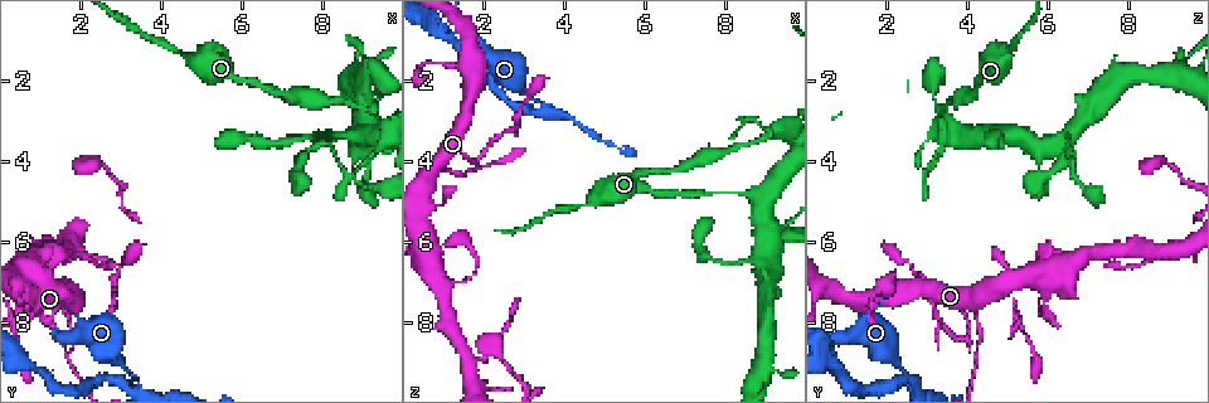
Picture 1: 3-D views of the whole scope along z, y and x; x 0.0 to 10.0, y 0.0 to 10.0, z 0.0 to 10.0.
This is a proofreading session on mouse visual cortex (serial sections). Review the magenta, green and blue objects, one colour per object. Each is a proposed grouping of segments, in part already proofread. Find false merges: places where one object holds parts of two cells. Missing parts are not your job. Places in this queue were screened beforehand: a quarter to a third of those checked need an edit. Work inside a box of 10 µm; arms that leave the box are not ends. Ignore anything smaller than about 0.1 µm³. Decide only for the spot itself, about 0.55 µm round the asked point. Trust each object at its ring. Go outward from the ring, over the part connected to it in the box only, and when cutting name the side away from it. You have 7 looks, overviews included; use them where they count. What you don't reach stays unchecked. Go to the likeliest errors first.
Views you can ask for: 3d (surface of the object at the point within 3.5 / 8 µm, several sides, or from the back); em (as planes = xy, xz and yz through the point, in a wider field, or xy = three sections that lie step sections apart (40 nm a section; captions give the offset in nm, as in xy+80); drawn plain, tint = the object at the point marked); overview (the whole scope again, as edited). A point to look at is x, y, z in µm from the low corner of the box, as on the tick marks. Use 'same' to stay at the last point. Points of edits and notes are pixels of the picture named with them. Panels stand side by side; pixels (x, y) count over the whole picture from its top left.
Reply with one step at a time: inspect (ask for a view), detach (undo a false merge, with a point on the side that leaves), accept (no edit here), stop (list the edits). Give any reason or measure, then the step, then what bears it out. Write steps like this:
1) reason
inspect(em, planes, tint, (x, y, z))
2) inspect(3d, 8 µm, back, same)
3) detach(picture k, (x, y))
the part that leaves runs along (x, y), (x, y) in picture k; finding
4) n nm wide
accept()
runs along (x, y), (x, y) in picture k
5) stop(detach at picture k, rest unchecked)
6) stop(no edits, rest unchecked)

sharp bend
inspect(3d, 8 µm, (1.95, 8.45, 4.00))

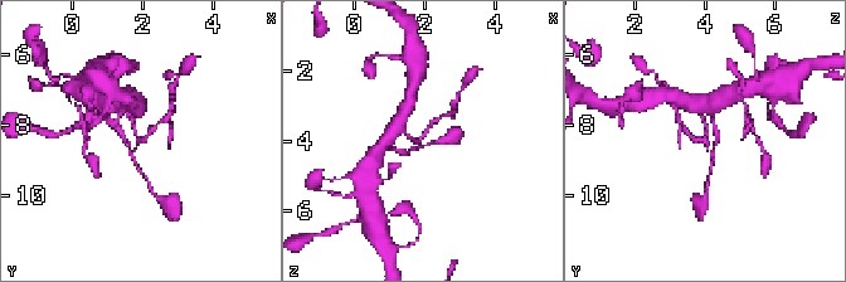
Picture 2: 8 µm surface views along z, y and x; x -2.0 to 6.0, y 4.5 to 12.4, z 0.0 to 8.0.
arms of 150, 150 nm
inspect(em, xy, step 2, tint, same)

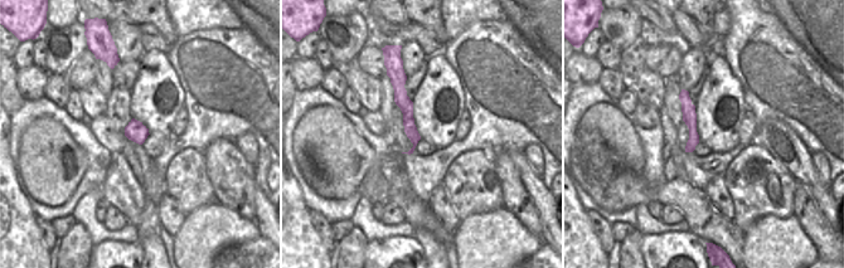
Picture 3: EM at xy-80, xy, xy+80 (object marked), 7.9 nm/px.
110 nm wide
detach(picture 2, (152, 129))
the part that leaves runs along (140, 140), (169, 115), (171, 107) in picture 2; two cells meet here

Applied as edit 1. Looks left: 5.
abrupt turn
inspect(3d, 8 µm, (9.15, 2.70, 3.40))

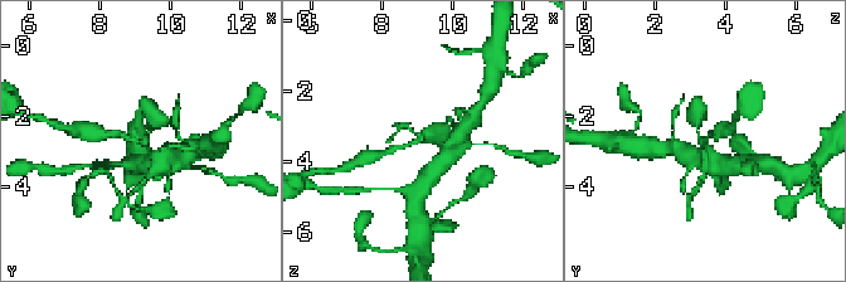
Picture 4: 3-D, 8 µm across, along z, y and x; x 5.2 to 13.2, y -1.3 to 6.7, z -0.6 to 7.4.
zoom in
inspect(3d, 3.5 µm, back, same)

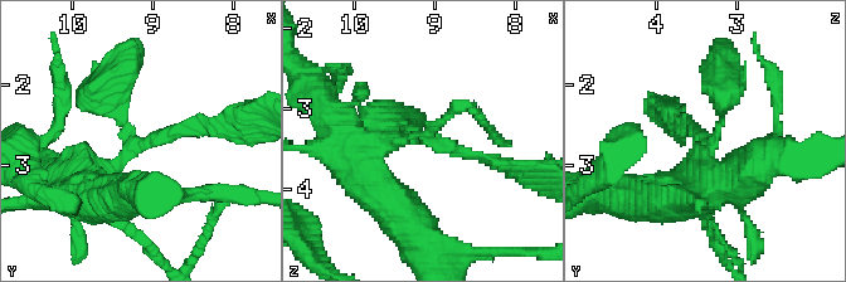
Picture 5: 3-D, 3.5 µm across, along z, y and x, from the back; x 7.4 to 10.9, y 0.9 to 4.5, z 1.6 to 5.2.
3 arms; arms of 150, 300, 350 nm; now the EM
inspect(em, xy, step 5, tint, (9.20, 2.75, 3.35))

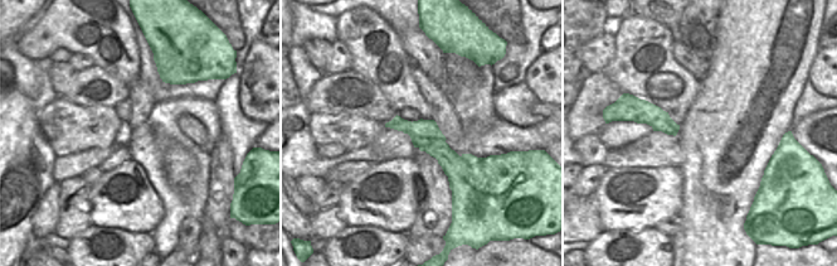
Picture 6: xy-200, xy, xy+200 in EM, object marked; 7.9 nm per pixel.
240 nm wide
detach(picture 5, (384, 126))
the part that leaves runs along (416, 136), (358, 155), (380, 190) in picture 5; a second cell is stuck on

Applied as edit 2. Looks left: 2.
thin neck
inspect(3d, 8 µm, back, (3.20, 9.30, 2.40))

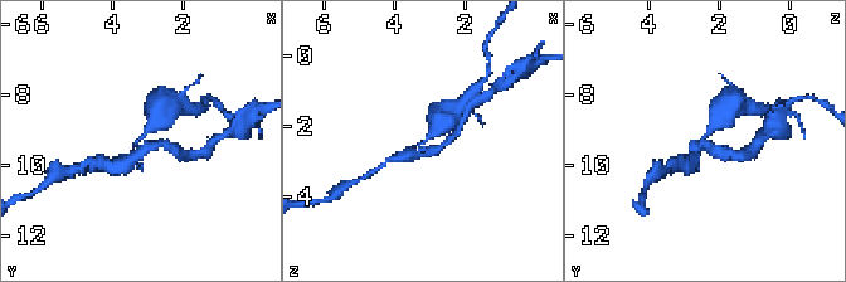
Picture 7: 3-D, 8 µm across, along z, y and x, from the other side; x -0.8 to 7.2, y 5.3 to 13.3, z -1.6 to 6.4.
arms of 250, 500 nm
inspect(em, planes, tint, same)

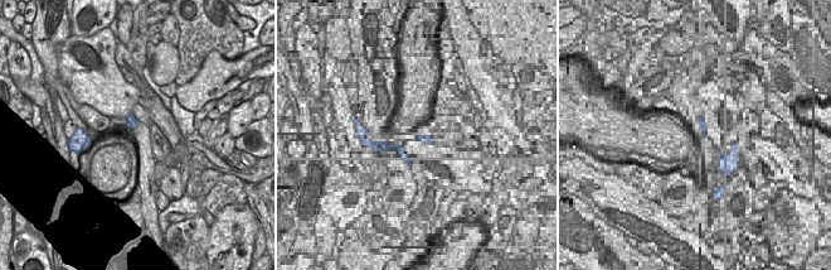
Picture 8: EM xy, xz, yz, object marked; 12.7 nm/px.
detach(picture 7, (118, 168))
the part that leaves runs along (131, 154), (137, 157), (151, 145), (171, 147) in picture 7; a second cell is stuck on

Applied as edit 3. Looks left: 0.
stop(detach at picture 2, detach at picture 5, detach at picture 7, rest unchecked)

